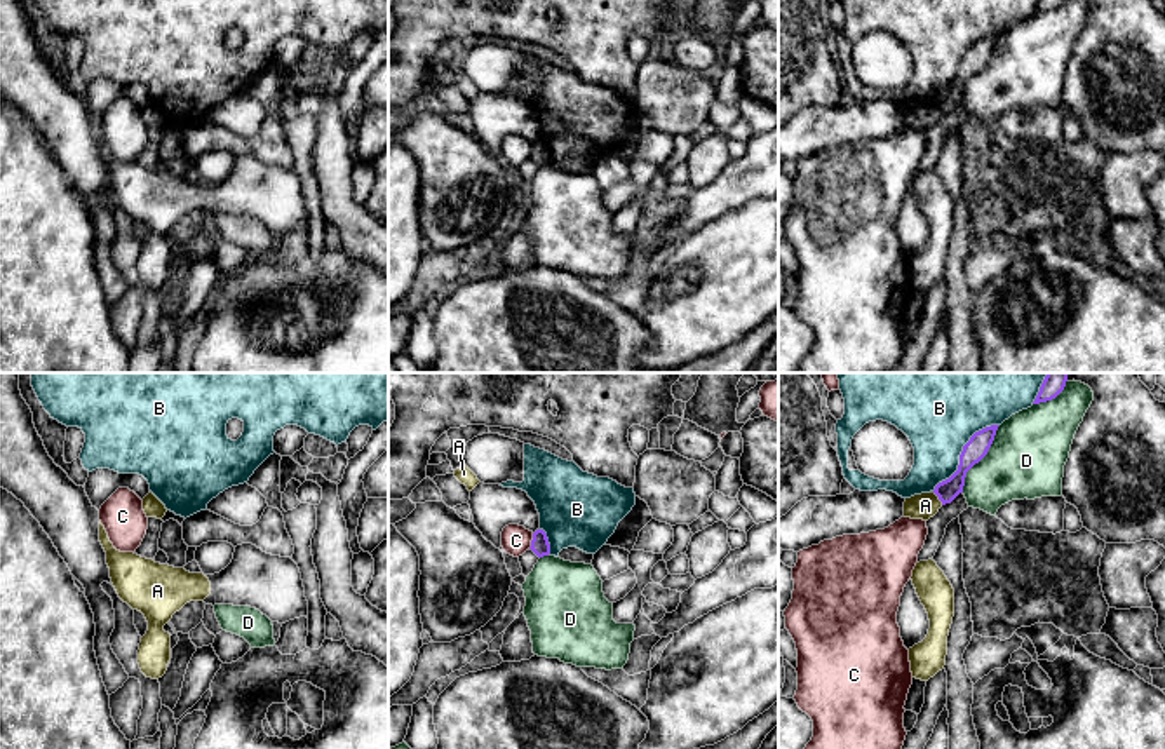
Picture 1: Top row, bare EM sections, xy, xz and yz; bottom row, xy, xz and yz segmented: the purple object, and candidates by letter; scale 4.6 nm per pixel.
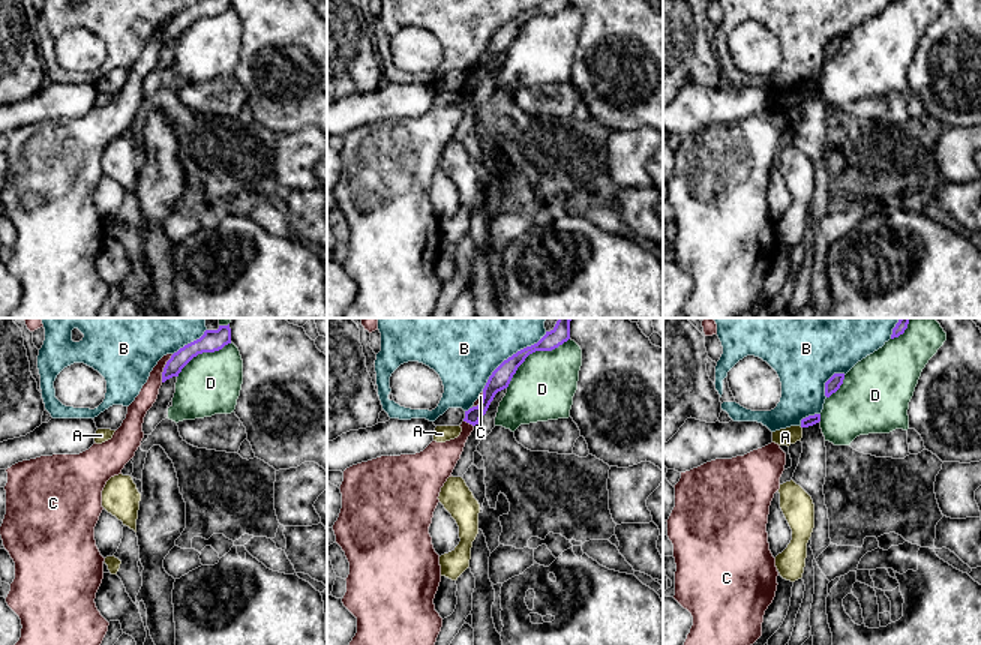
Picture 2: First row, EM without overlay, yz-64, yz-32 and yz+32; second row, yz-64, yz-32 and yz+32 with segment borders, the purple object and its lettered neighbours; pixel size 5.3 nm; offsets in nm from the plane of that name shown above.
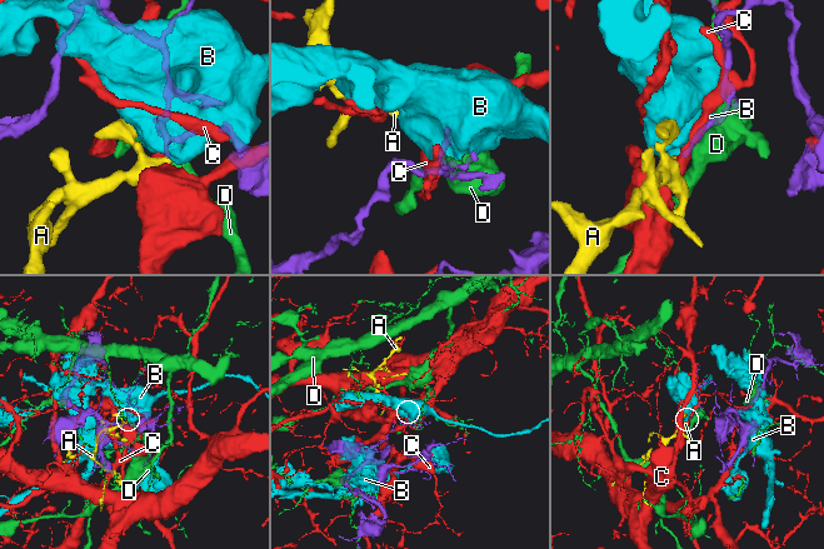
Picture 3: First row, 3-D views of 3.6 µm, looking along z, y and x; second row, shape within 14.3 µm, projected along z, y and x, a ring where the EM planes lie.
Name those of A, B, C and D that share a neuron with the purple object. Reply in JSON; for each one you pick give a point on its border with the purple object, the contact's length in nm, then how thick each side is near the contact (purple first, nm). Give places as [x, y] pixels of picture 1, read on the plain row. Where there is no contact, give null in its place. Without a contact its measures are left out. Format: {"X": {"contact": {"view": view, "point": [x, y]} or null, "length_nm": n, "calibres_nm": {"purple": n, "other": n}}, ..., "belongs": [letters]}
{"belongs": []}

